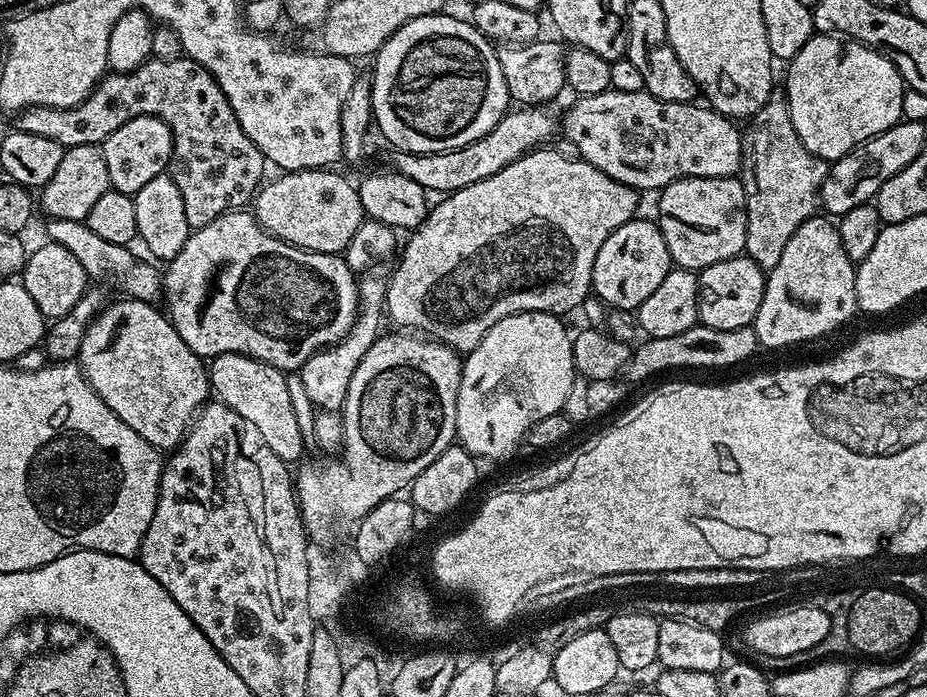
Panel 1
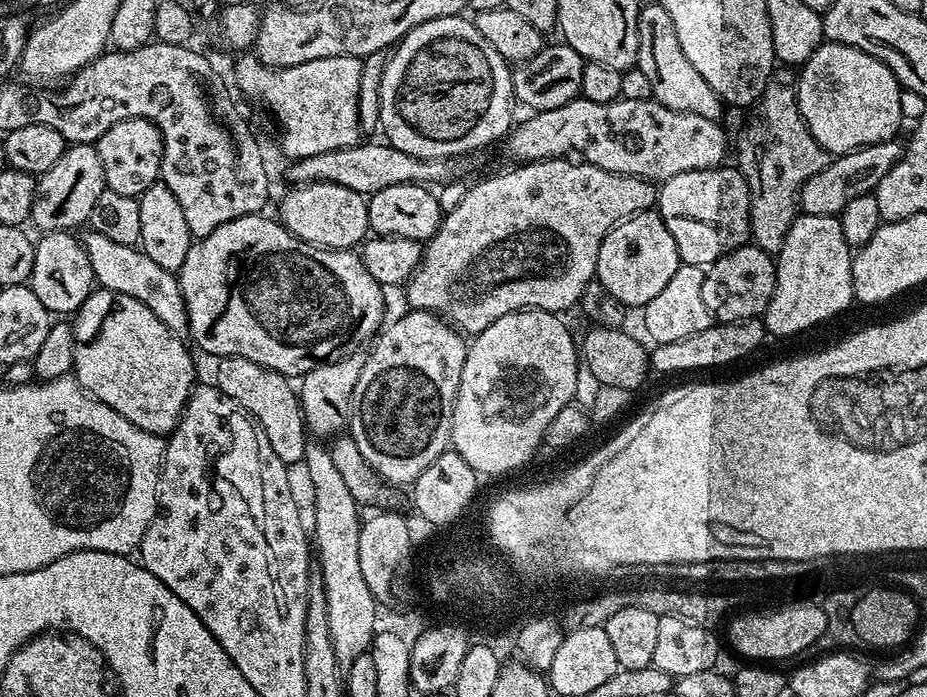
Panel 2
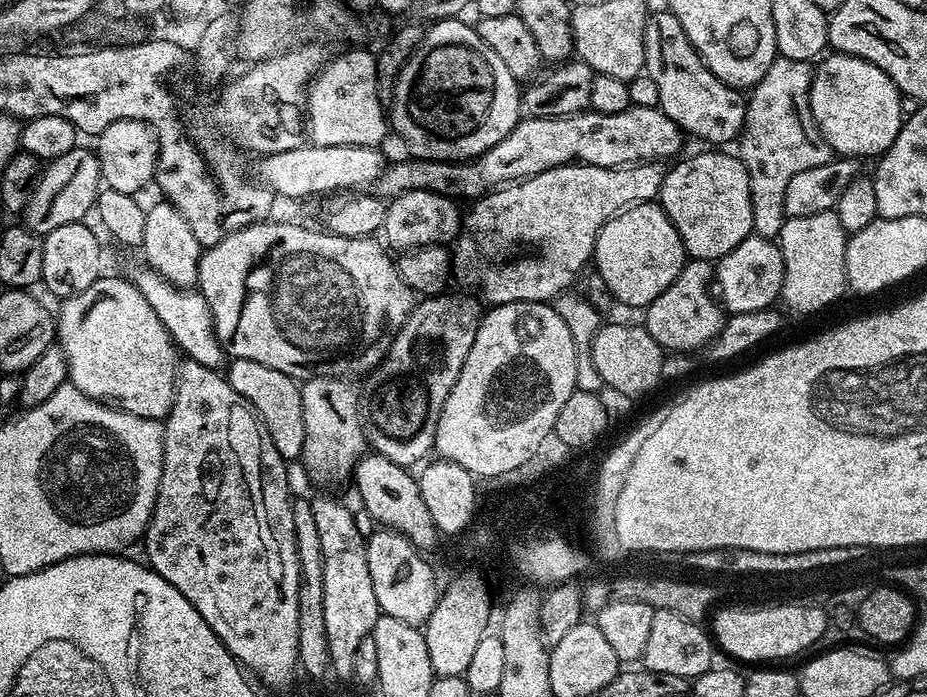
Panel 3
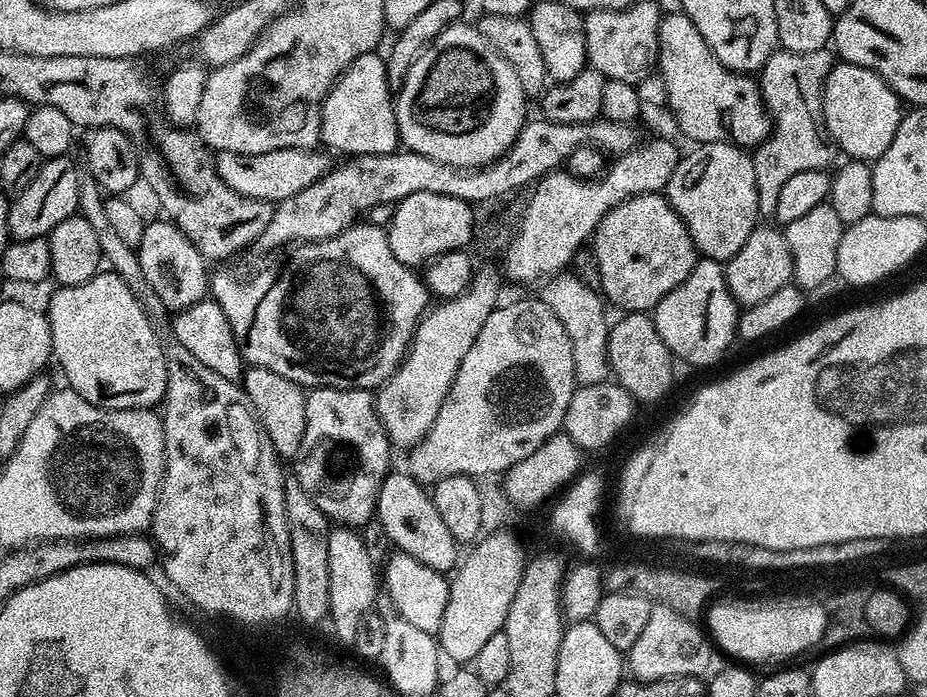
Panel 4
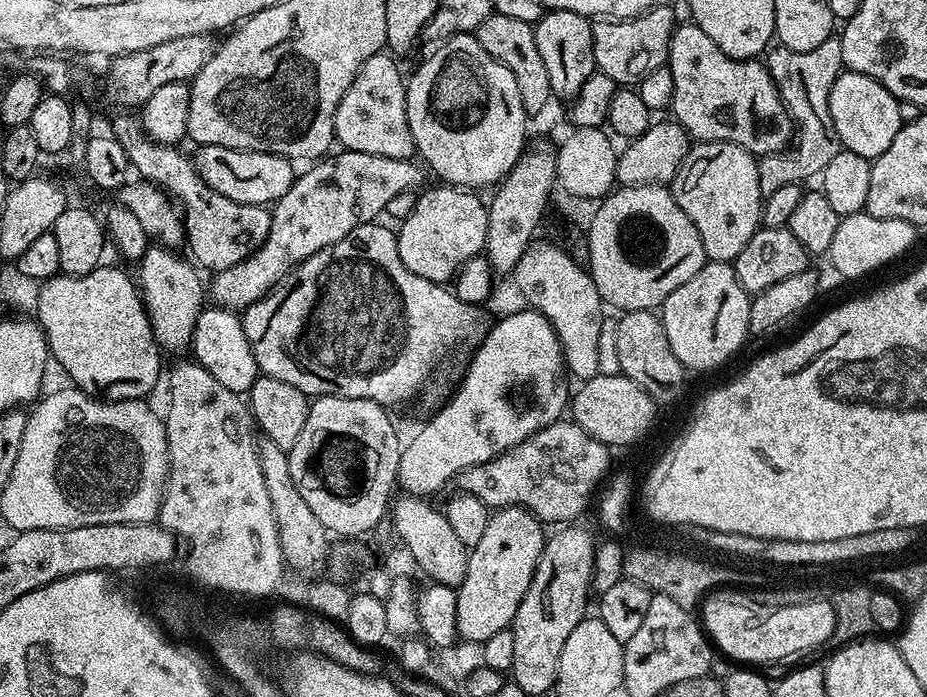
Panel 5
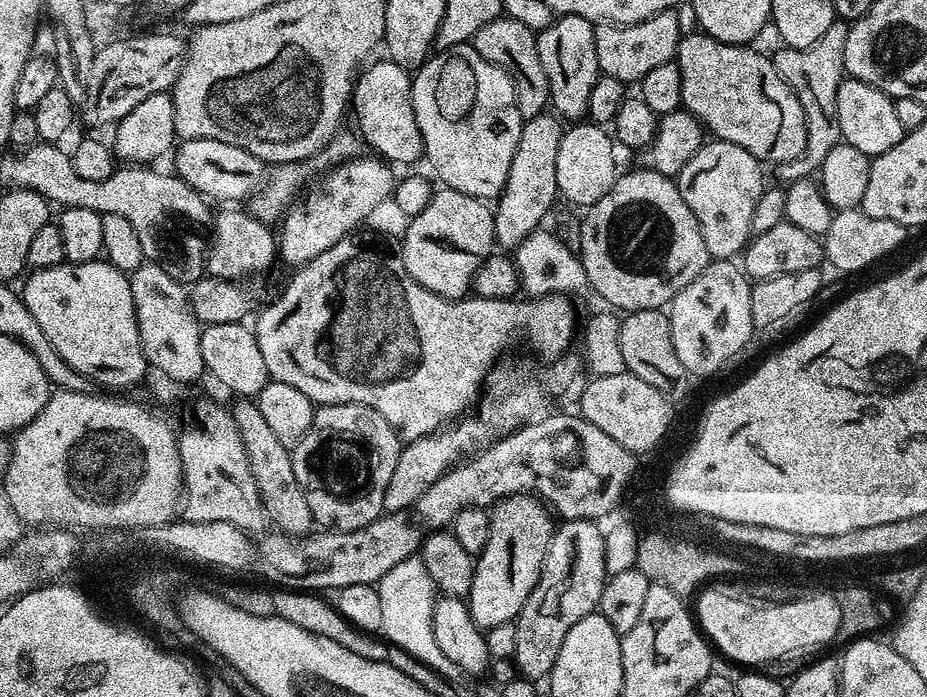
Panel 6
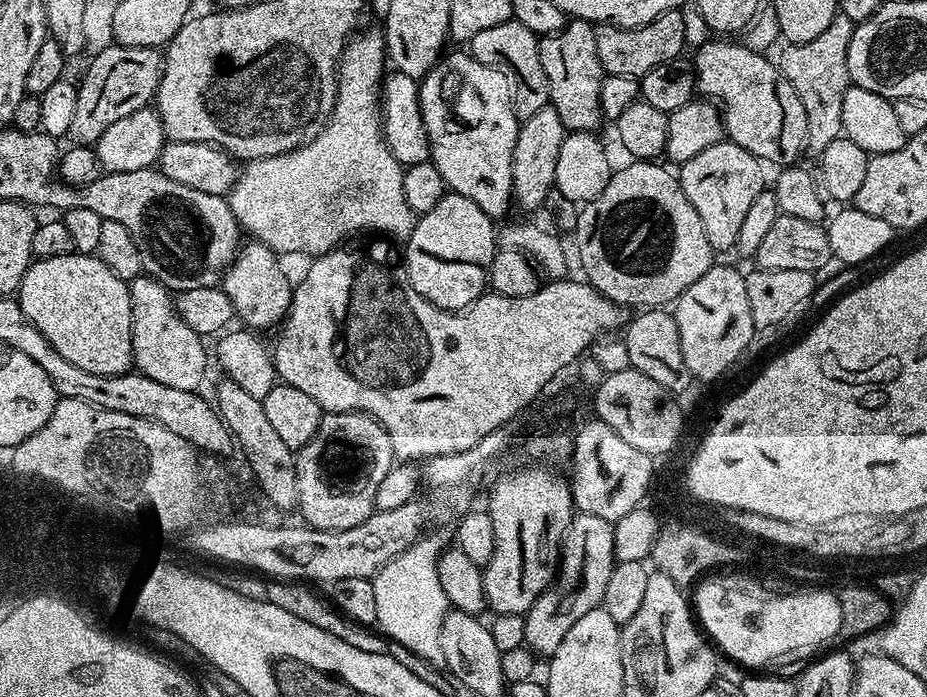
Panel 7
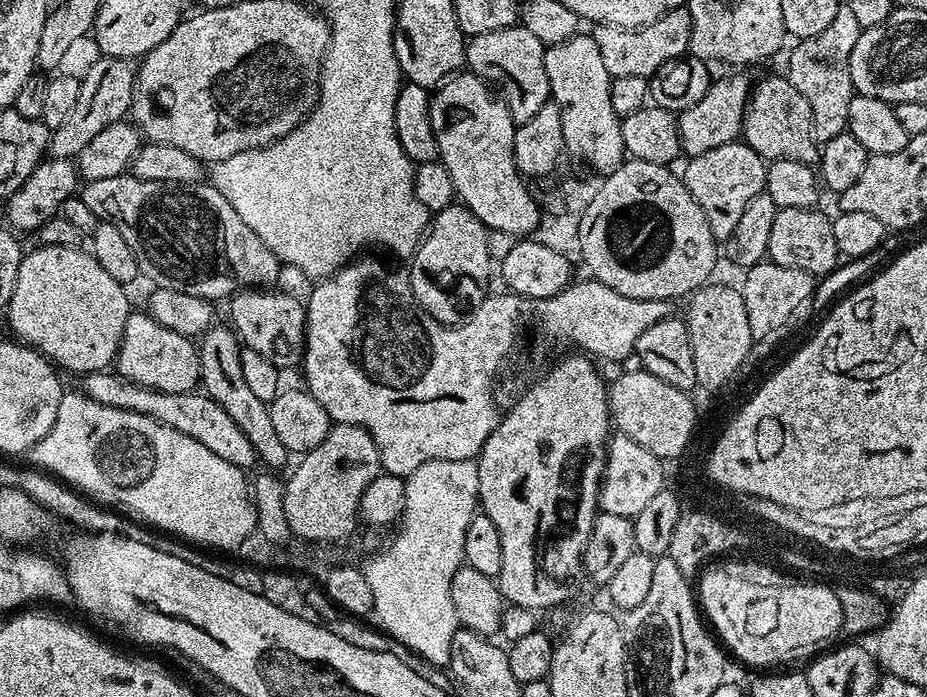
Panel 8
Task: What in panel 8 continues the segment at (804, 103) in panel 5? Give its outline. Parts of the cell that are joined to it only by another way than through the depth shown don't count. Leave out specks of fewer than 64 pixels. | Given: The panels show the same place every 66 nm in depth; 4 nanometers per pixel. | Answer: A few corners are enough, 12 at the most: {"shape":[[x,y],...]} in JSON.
{"shape":[[842,6],[793,43],[786,78],[817,141],[847,129],[850,54],[861,31]]}

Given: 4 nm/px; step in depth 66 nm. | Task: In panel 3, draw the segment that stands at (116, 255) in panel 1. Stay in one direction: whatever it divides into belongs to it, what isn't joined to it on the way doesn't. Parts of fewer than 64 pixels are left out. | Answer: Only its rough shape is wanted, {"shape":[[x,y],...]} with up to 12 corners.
{"shape":[[147,266],[132,285],[187,359],[225,363],[199,291],[176,288]]}

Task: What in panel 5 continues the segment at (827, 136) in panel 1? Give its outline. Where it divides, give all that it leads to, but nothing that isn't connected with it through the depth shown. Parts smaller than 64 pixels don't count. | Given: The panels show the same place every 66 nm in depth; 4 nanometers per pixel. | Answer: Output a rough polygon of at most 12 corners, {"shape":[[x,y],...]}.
{"shape":[[841,71],[828,99],[841,145],[873,161],[898,134],[901,101]]}

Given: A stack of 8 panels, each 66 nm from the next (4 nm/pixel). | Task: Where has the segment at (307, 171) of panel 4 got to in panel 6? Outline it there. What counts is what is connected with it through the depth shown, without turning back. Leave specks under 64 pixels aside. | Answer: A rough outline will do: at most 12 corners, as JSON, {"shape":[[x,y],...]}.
{"shape":[[181,139],[175,175],[209,201],[247,201],[266,180],[250,150]]}

